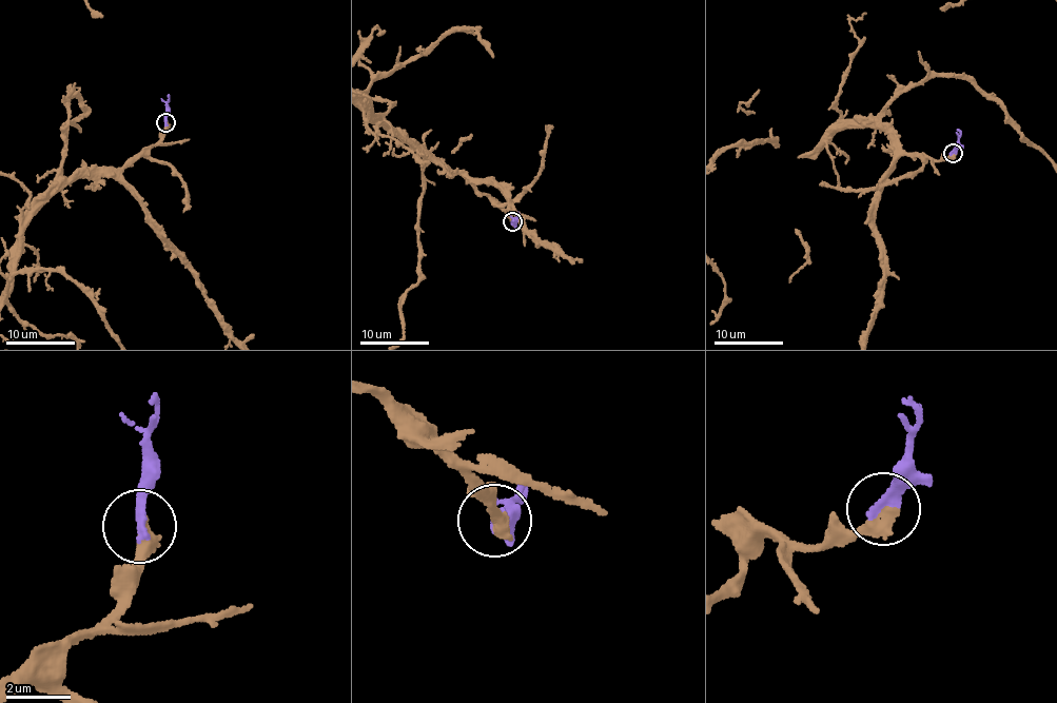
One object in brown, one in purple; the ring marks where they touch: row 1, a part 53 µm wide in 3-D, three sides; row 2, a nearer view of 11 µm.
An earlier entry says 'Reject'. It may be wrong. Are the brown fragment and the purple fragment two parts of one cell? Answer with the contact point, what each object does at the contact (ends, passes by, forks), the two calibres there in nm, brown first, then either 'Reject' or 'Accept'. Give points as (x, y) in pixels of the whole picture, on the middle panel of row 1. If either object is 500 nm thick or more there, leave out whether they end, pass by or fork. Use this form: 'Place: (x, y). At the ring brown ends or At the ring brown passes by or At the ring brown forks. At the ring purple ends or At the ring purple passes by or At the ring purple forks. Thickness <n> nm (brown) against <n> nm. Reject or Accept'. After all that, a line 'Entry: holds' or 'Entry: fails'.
Place: (512, 221). At the ring brown ends. At the ring purple ends. Thickness 440 nm (brown) against 360 nm. Accept
Entry: fails

